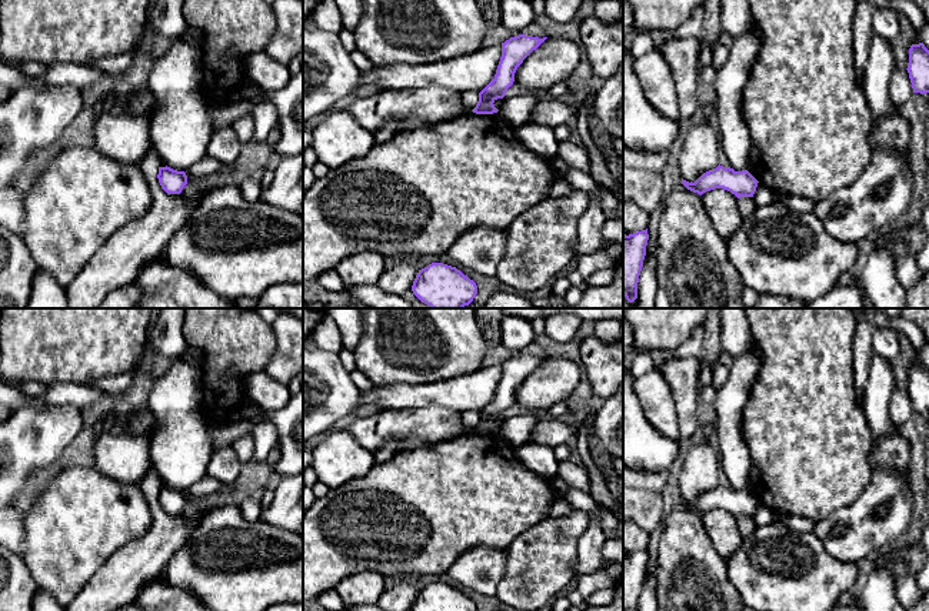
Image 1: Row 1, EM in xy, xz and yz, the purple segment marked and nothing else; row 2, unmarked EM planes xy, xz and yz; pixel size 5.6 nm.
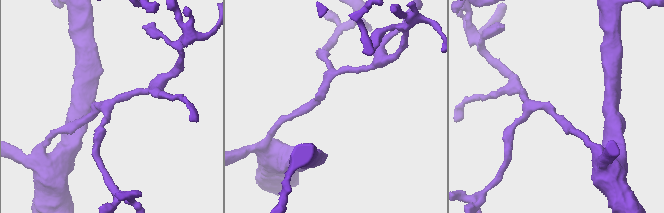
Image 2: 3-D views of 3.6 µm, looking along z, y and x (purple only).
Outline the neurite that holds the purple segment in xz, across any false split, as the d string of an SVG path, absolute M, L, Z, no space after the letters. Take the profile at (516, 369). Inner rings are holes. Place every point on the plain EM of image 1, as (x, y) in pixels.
M519 354L502 363L502 377L495 398L479 413L479 421L472 431L476 434L497 433L499 430L493 423L506 415L507 408L515 401L517 387L546 358Z

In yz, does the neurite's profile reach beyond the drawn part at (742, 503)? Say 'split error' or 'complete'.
complete

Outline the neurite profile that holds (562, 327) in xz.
M555 314L545 320L546 334L565 344L575 344L583 320L573 314Z

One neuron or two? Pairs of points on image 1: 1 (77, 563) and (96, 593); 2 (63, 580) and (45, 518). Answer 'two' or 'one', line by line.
1: two
2: one

